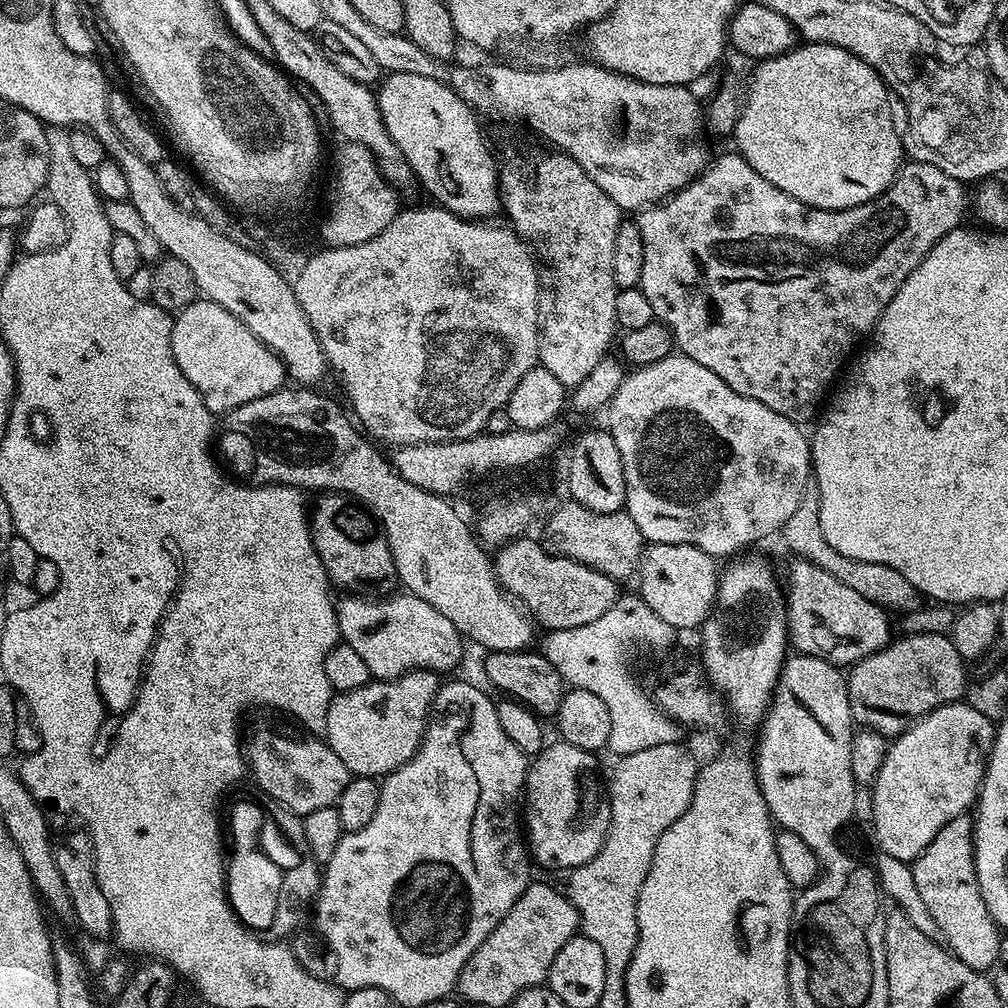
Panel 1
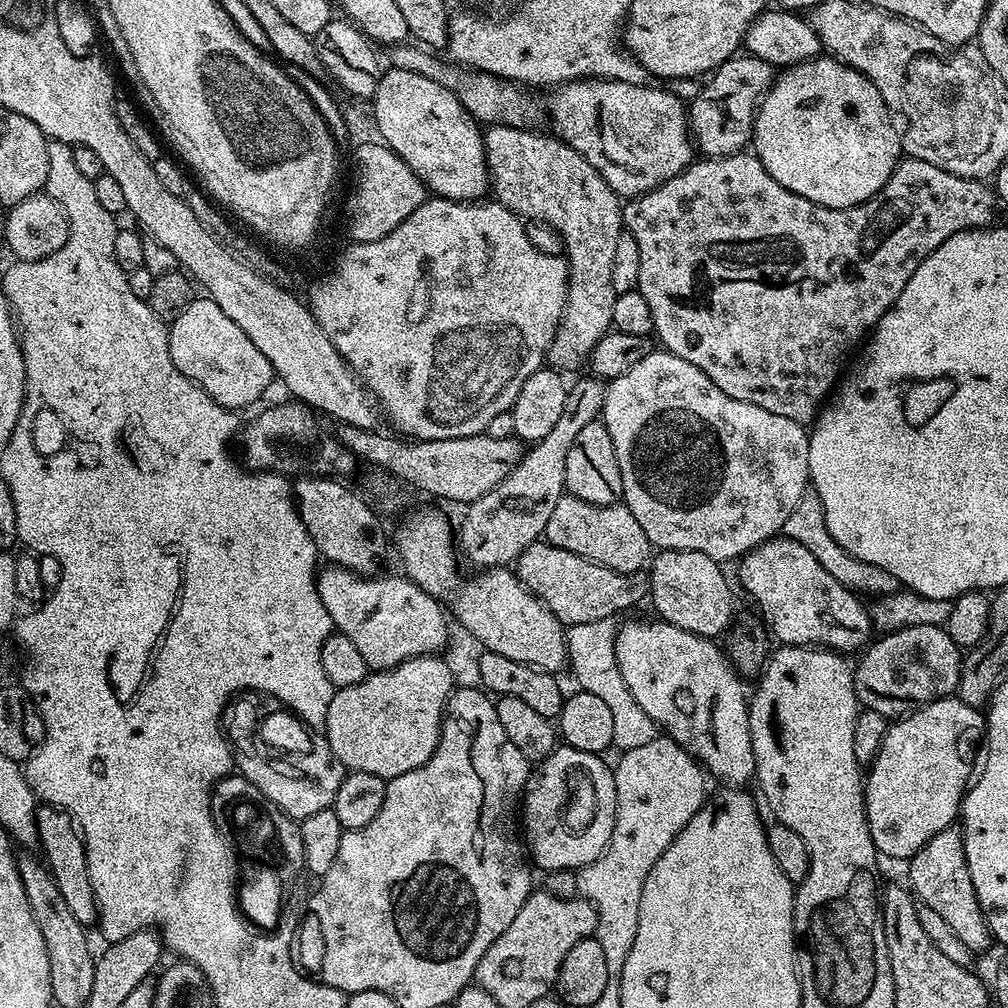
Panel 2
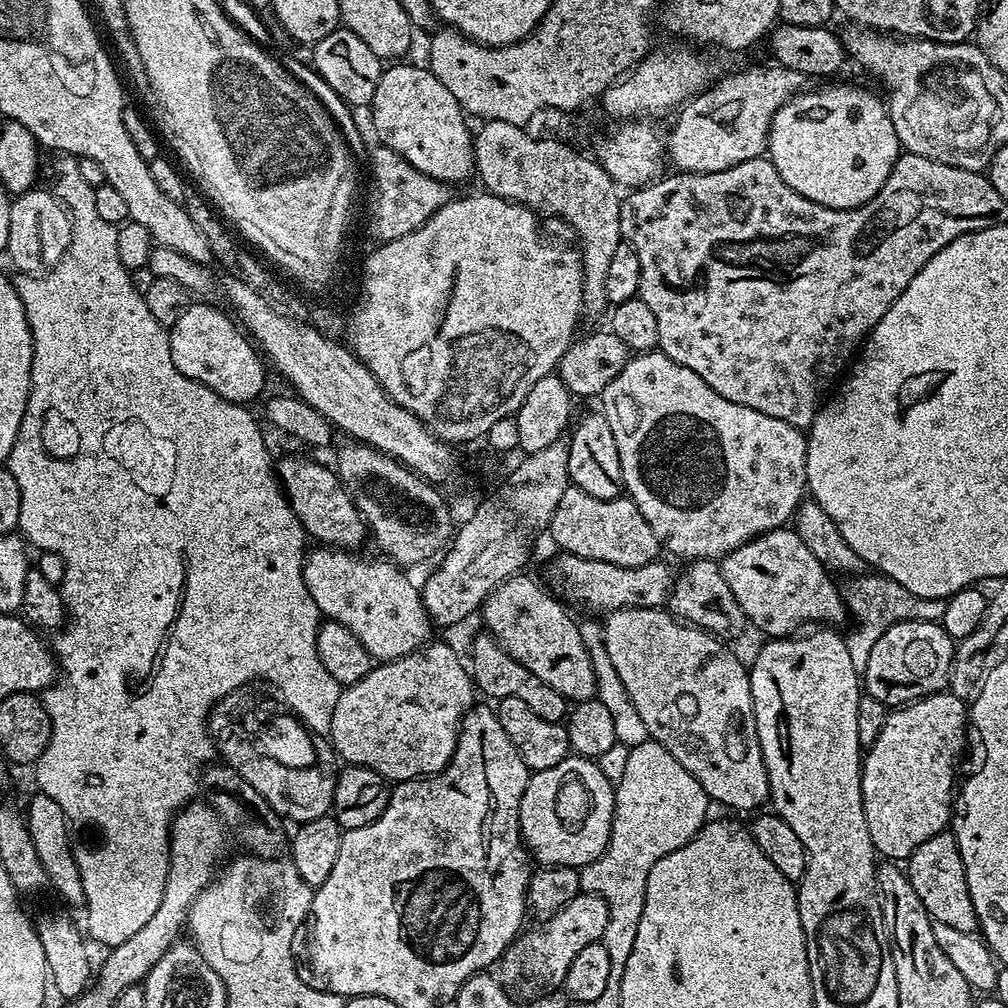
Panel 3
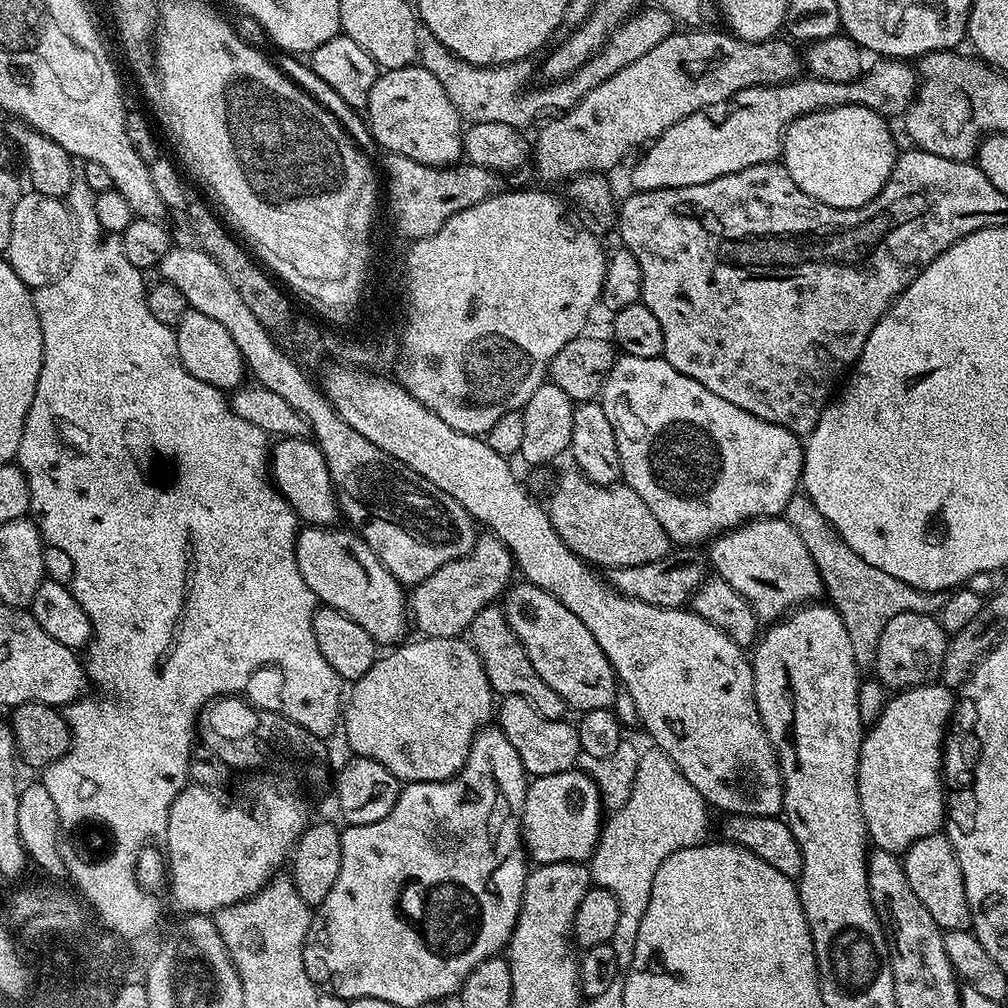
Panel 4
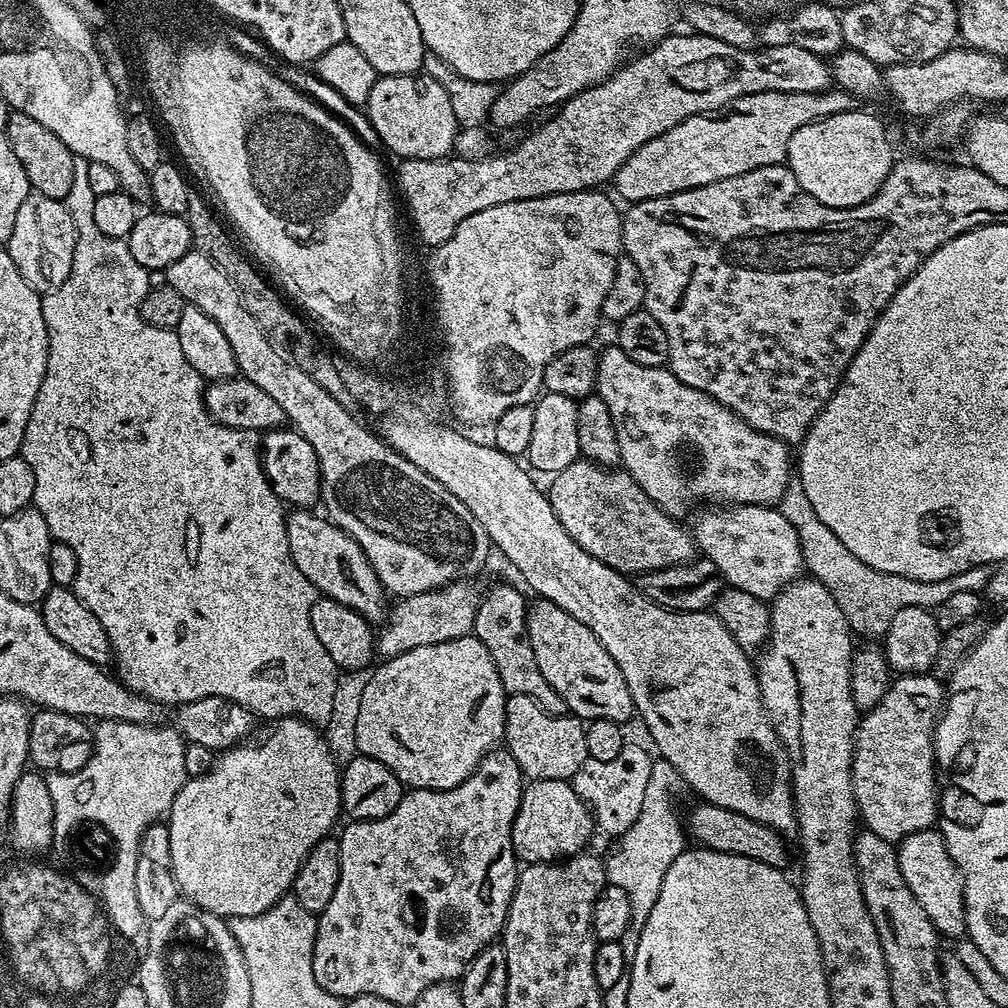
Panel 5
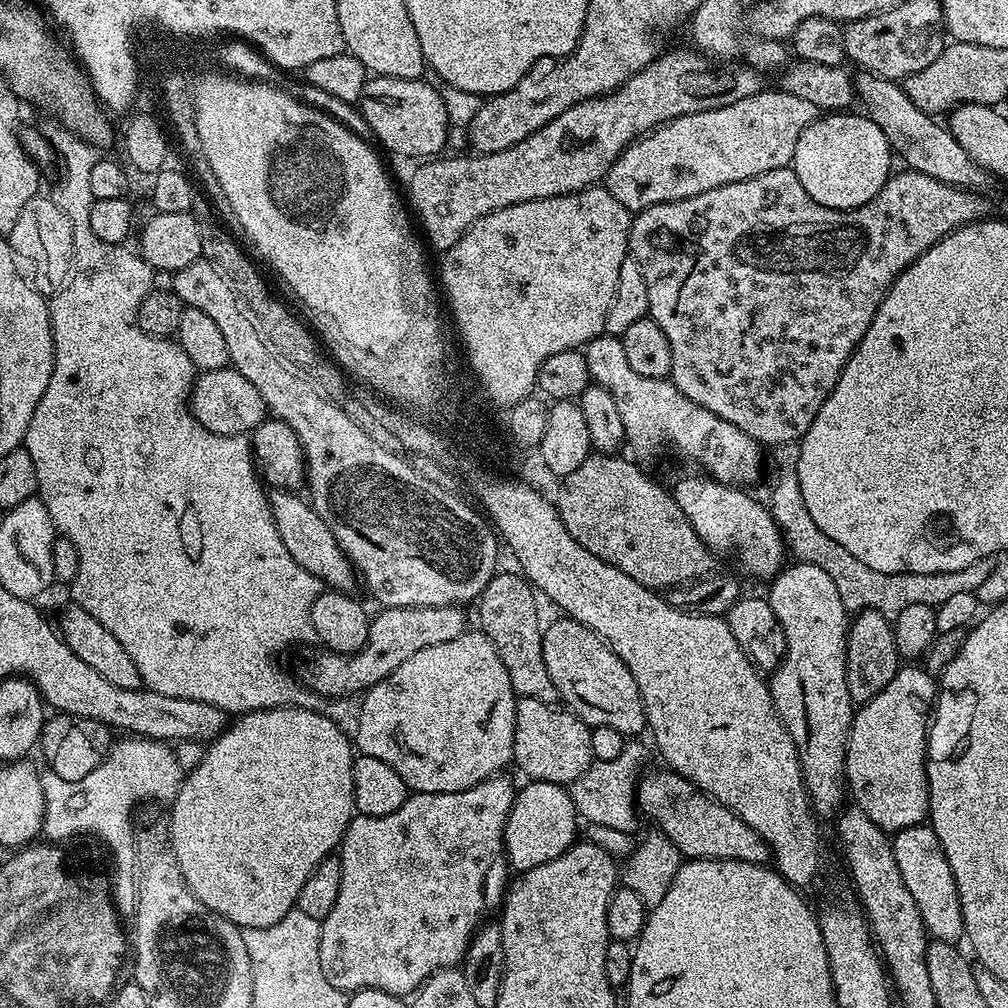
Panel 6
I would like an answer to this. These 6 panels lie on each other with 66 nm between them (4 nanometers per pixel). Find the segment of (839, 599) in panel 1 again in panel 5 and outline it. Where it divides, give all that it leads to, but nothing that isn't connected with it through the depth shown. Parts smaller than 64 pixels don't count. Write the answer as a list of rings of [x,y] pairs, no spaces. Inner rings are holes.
[[[737,504],[735,507],[712,506],[704,511],[709,512],[702,513],[690,524],[690,535],[695,547],[704,551],[701,552],[703,559],[718,566],[727,587],[746,590],[746,594],[754,594],[754,598],[771,602],[786,585],[801,579],[805,566],[798,536],[794,534],[794,526],[790,526],[790,522],[786,522],[786,518],[780,513],[779,507],[767,504]]]

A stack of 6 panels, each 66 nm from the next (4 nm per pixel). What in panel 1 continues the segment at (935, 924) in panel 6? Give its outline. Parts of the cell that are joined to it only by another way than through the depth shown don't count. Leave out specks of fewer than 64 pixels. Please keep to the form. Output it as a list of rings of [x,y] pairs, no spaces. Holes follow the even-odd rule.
[[[968,814],[954,818],[954,822],[946,822],[946,826],[934,834],[934,842],[930,842],[930,846],[926,846],[924,853],[912,864],[912,877],[918,886],[918,894],[922,894],[922,902],[926,902],[934,922],[938,922],[940,936],[948,939],[948,951],[966,962],[966,966],[988,970],[1000,958],[1001,929],[994,918],[990,918],[990,910],[986,910],[986,902],[982,902],[982,894],[976,885],[973,827],[973,817]]]

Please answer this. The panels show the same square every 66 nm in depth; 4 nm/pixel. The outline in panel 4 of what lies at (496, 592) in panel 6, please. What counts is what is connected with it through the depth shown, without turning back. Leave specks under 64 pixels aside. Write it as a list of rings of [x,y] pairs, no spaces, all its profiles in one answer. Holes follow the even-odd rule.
[[[491,607],[478,610],[478,614],[474,614],[474,622],[470,622],[466,636],[486,670],[486,678],[490,682],[493,693],[501,697],[526,698],[536,707],[538,714],[542,714],[542,718],[565,719],[566,705],[558,690],[550,690],[550,686],[546,686],[546,682],[538,678],[538,670],[530,666],[530,658],[526,658],[526,650],[514,634],[514,630],[510,630],[508,621],[500,614],[496,614],[492,620],[492,611]]]

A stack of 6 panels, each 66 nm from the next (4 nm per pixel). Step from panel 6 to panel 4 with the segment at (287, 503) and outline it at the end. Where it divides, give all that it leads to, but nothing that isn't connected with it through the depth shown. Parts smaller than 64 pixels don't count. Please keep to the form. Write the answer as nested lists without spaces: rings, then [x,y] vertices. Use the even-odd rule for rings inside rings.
[[[304,526],[297,531],[296,561],[302,574],[302,582],[310,586],[310,590],[323,607],[338,610],[346,614],[346,618],[354,618],[354,622],[358,622],[358,626],[362,626],[362,630],[366,630],[366,634],[370,634],[370,638],[374,638],[377,645],[395,645],[405,639],[404,627],[409,627],[410,624],[405,585],[399,584],[394,574],[390,574],[390,570],[382,566],[379,558],[368,549],[367,544],[356,535],[355,531],[347,531],[343,532],[340,526]]]

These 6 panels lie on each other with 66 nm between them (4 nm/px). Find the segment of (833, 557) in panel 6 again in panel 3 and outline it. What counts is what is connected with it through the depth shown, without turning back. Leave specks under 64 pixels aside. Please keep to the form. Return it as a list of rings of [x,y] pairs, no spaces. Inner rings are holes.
[[[865,574],[847,577],[843,582],[845,584],[839,585],[840,596],[844,600],[847,615],[856,623],[852,633],[847,633],[846,650],[850,650],[850,663],[854,670],[861,674],[866,670],[866,662],[870,658],[870,650],[874,650],[874,642],[878,642],[878,638],[882,638],[882,634],[890,630],[890,626],[911,620],[940,622],[946,614],[946,599],[918,598],[918,594],[910,594],[906,586],[894,582],[889,576]]]

